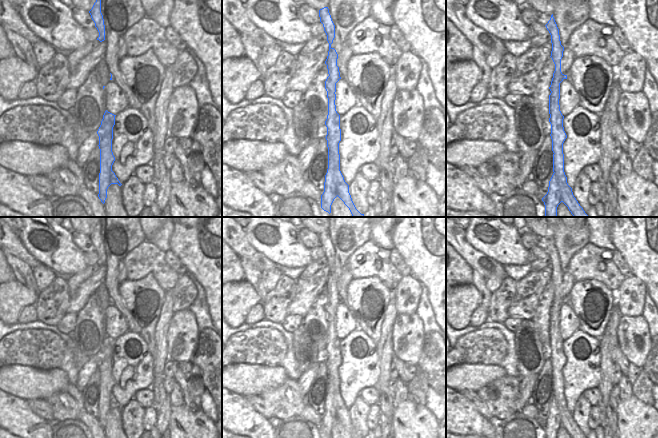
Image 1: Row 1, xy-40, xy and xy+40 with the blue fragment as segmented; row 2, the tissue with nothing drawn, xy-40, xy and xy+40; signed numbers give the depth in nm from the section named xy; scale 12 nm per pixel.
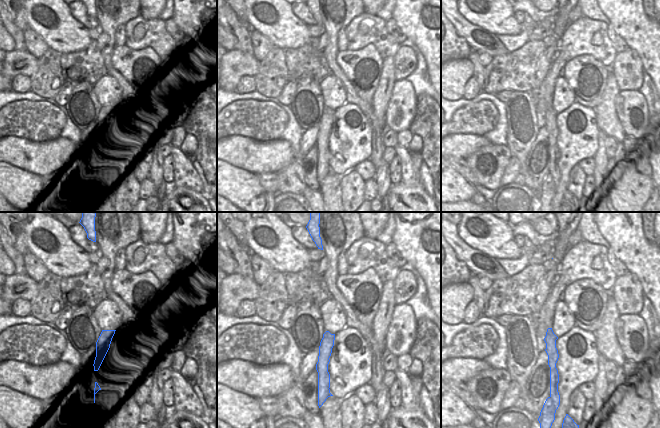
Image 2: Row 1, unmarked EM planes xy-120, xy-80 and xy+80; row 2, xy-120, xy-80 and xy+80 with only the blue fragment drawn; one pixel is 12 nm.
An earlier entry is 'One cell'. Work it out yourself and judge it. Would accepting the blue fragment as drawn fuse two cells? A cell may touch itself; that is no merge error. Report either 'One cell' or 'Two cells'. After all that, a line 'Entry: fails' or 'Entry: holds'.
Two cells.
Entry: fails

